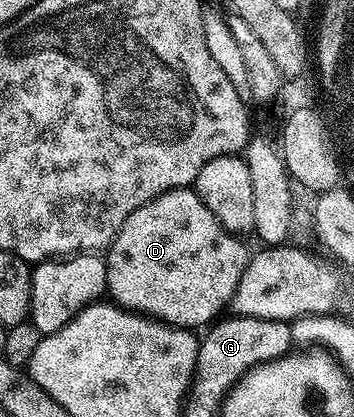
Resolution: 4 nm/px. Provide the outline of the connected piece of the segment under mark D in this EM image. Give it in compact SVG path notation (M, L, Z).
M193 188L168 191L144 203L144 207L136 207L136 211L124 219L110 248L105 250L109 300L129 312L164 321L167 325L176 325L179 329L194 331L197 325L209 326L221 314L218 312L229 306L241 273L250 261L251 254L246 253L246 245L242 241L245 240L228 232L216 215L204 207Z

